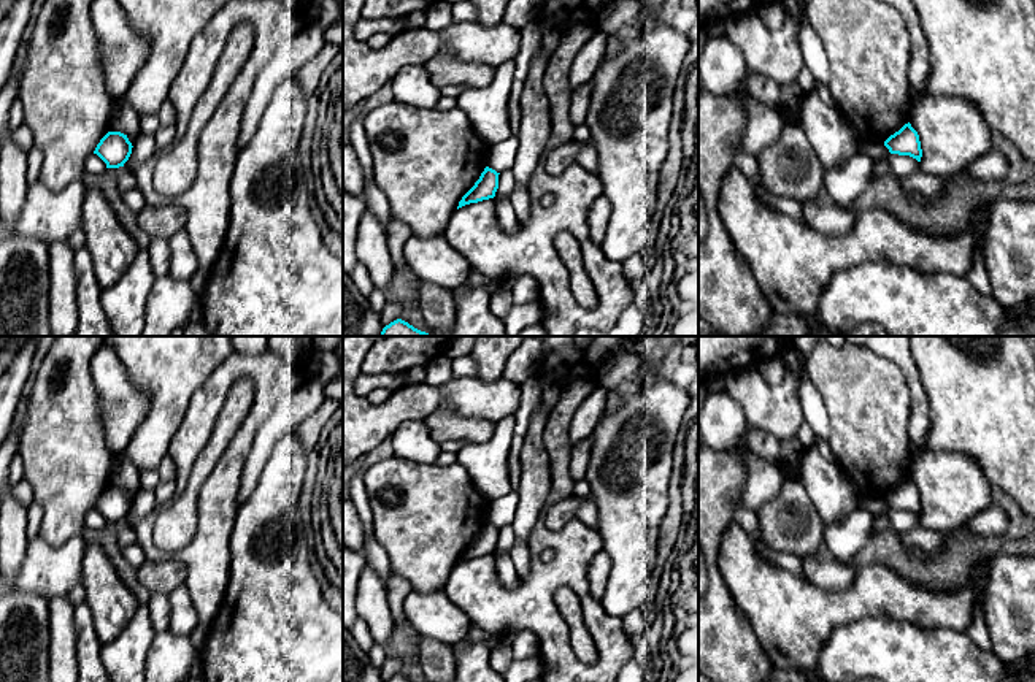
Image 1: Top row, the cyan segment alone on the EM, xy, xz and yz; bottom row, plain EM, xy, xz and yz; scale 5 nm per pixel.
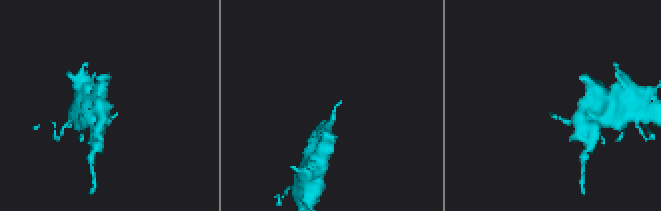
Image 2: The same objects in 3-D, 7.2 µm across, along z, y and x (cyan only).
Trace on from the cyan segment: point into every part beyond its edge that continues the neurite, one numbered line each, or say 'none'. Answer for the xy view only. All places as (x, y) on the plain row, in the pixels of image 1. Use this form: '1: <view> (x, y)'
none

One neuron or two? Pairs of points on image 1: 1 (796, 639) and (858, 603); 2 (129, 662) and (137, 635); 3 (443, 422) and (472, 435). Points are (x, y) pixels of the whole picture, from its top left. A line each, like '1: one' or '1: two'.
1: one
2: one
3: one

